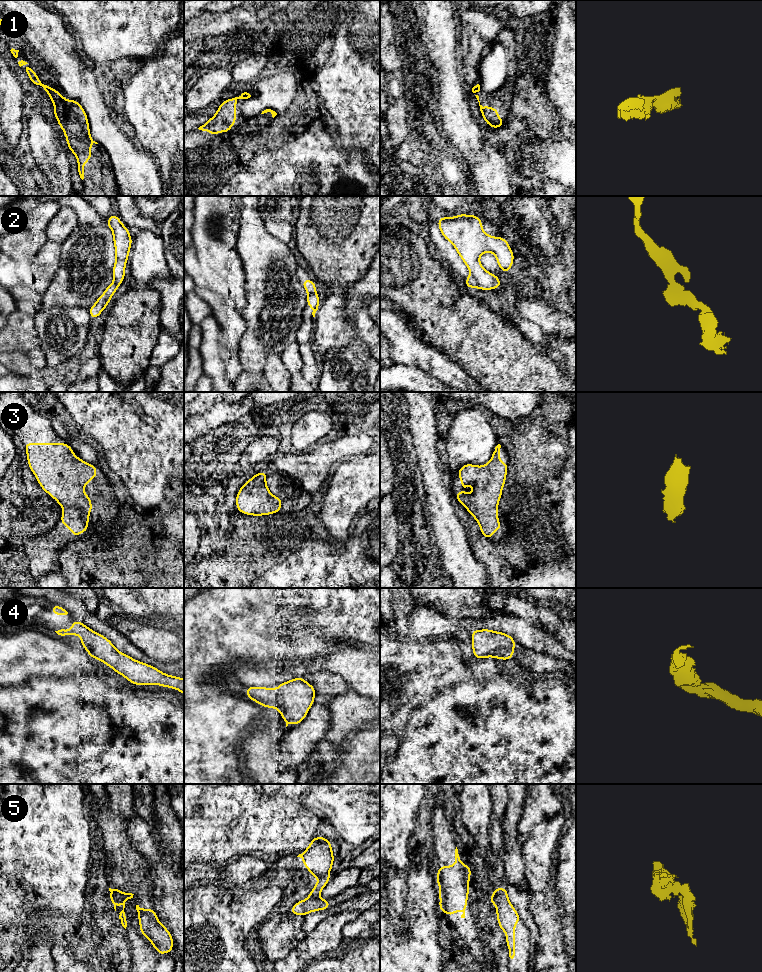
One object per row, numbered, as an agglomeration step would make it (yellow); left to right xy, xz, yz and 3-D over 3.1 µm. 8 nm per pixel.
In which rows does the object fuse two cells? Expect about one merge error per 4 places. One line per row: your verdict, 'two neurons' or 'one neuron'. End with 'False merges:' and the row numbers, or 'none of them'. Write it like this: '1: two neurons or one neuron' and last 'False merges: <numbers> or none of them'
1: one neuron
2: two neurons
3: one neuron
4: one neuron
5: two neurons
False merges: 2, 5

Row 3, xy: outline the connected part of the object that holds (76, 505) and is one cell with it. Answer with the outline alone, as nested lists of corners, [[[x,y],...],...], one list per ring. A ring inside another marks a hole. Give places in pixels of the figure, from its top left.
[[[24,443],[24,447],[29,468],[34,473],[42,489],[62,507],[64,512],[60,521],[63,526],[68,527],[73,532],[74,538],[77,538],[80,533],[88,530],[90,510],[93,509],[90,496],[85,494],[83,489],[91,479],[96,479],[98,468],[76,457],[72,448],[66,443]]]

